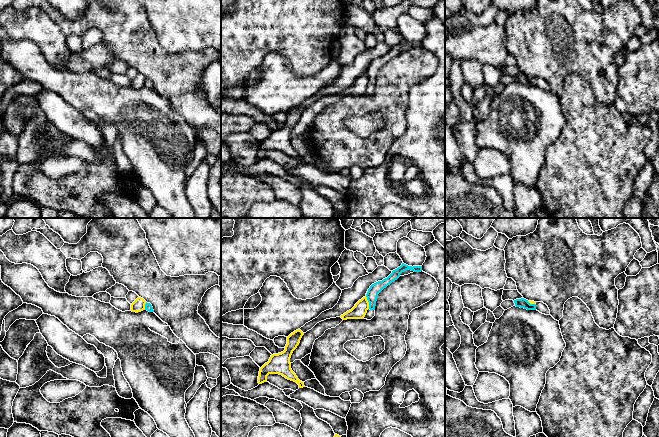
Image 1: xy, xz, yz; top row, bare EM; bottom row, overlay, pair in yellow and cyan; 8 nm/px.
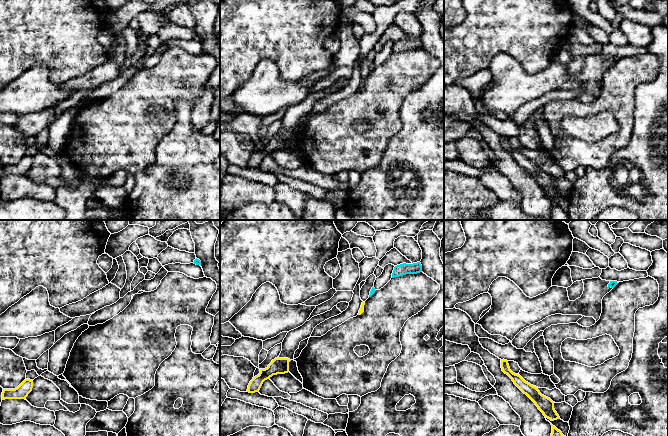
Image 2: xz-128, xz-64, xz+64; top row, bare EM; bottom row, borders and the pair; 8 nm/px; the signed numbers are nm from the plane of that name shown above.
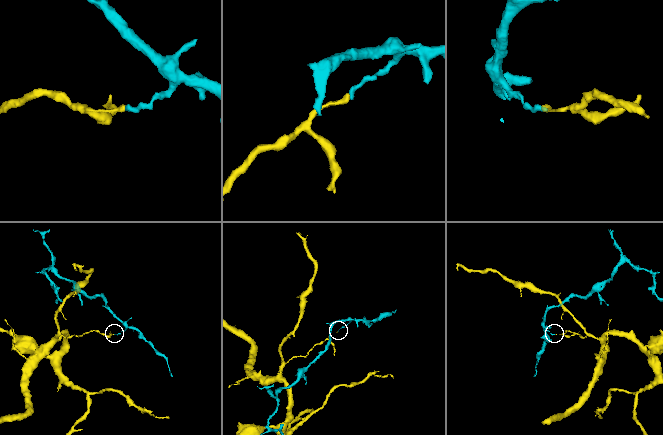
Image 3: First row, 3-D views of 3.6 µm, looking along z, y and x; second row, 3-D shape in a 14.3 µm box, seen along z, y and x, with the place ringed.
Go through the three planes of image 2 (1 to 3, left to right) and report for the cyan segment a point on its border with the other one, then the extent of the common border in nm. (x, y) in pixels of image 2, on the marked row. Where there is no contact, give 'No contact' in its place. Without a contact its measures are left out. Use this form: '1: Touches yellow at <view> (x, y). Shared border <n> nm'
1: No contact
2: No contact
3: No contact

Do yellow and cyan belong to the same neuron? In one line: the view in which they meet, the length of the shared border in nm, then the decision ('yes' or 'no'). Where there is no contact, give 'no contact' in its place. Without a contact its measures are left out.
meets yellow in xz; contact 110 nm long; no

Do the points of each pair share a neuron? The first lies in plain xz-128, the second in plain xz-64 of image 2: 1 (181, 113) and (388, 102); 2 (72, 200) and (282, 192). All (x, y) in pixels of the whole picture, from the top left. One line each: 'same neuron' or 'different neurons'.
1: different neurons
2: same neuron

